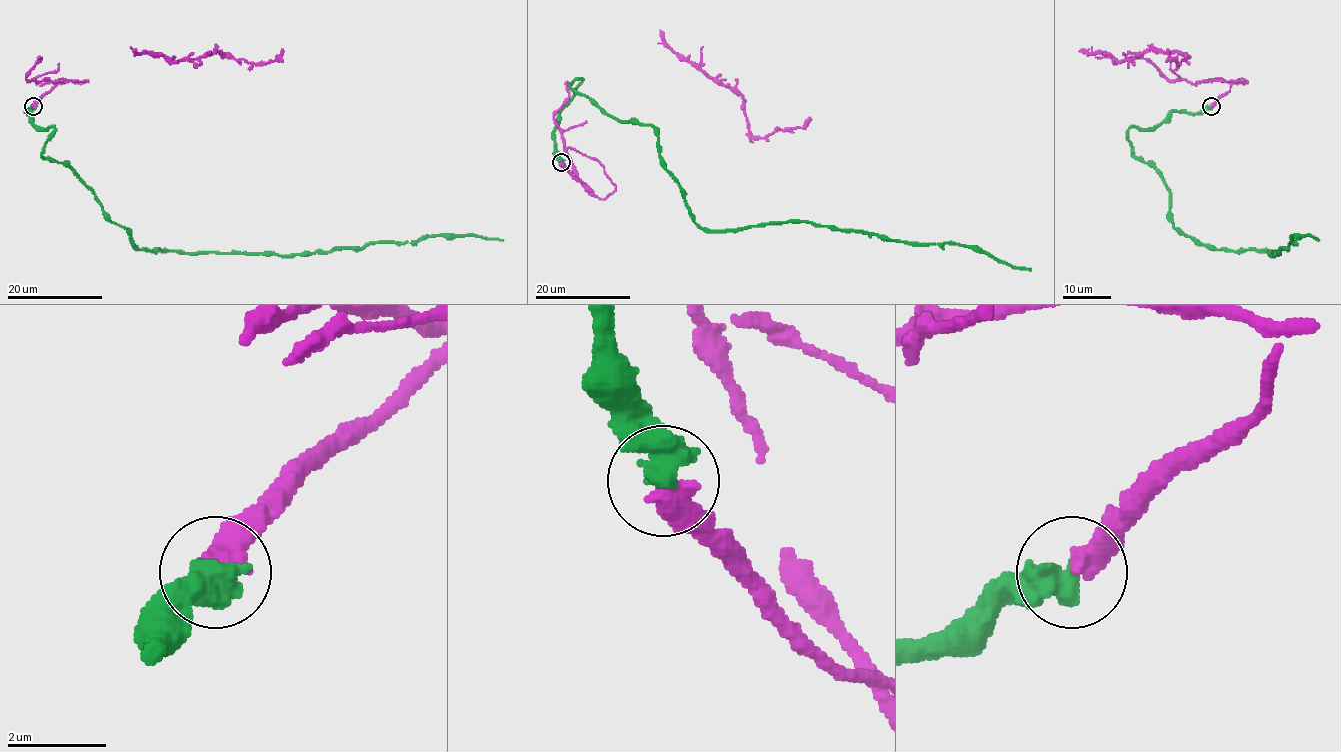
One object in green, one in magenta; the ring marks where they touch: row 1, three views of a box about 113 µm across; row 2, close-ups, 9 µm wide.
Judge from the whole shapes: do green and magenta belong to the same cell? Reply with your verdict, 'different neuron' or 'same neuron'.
same neuron

